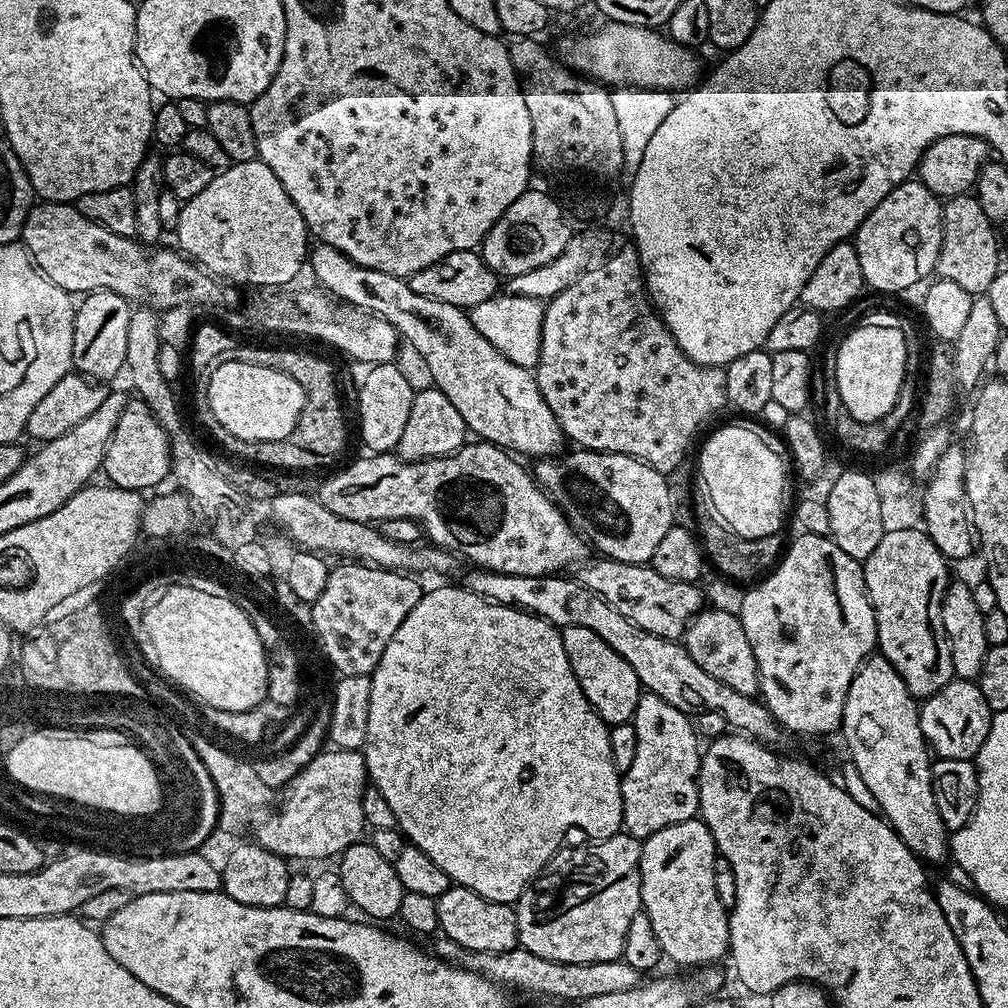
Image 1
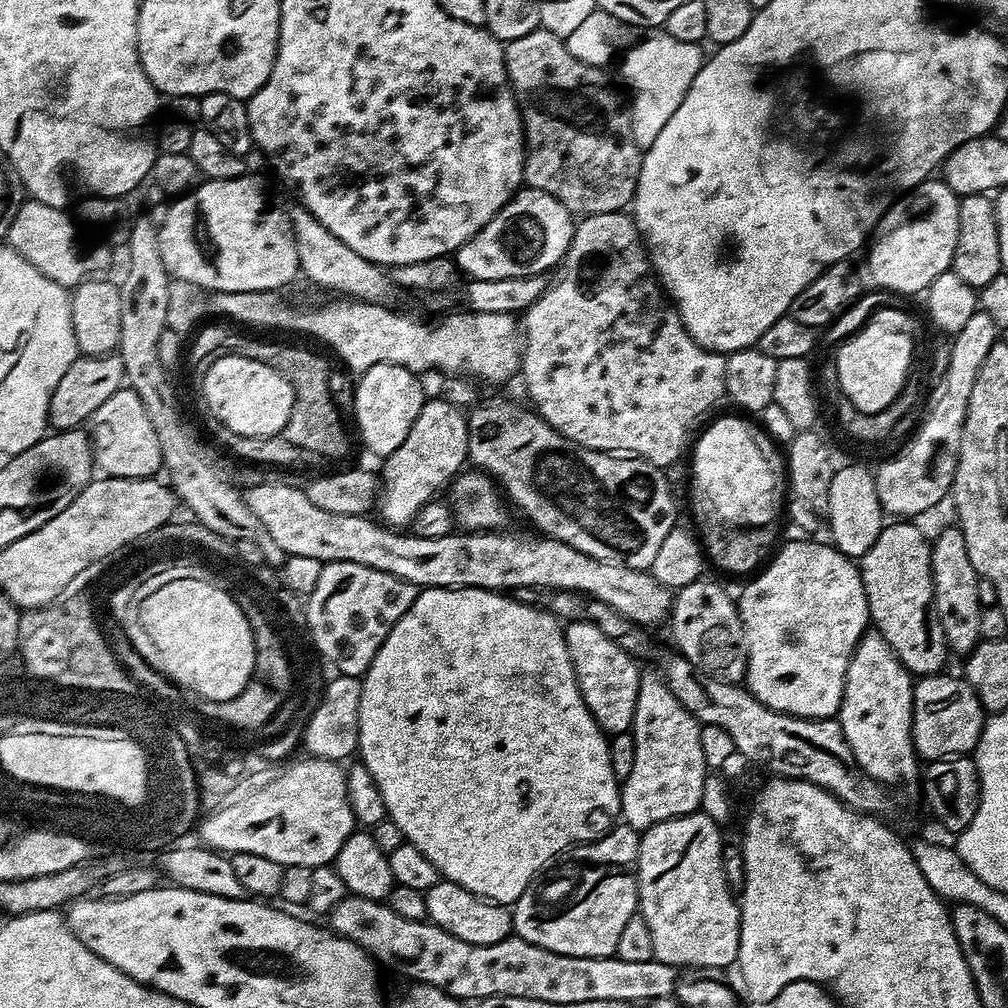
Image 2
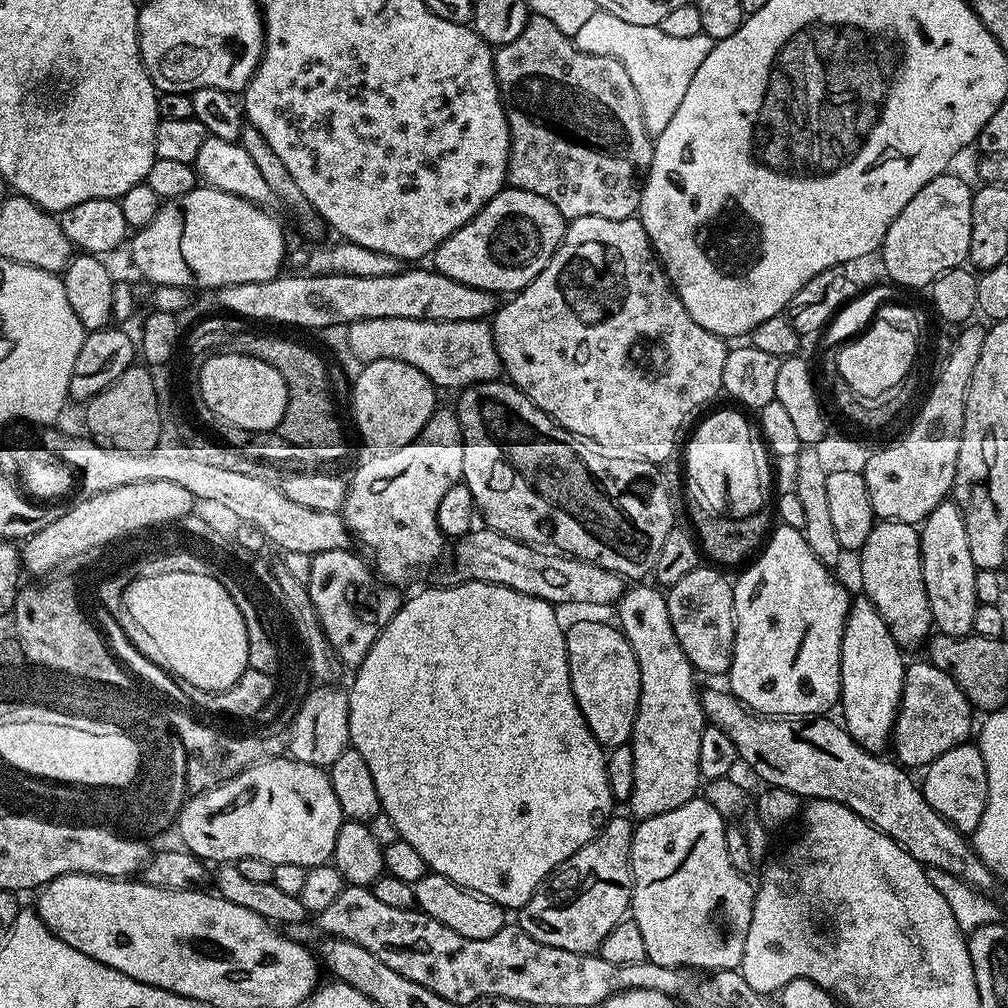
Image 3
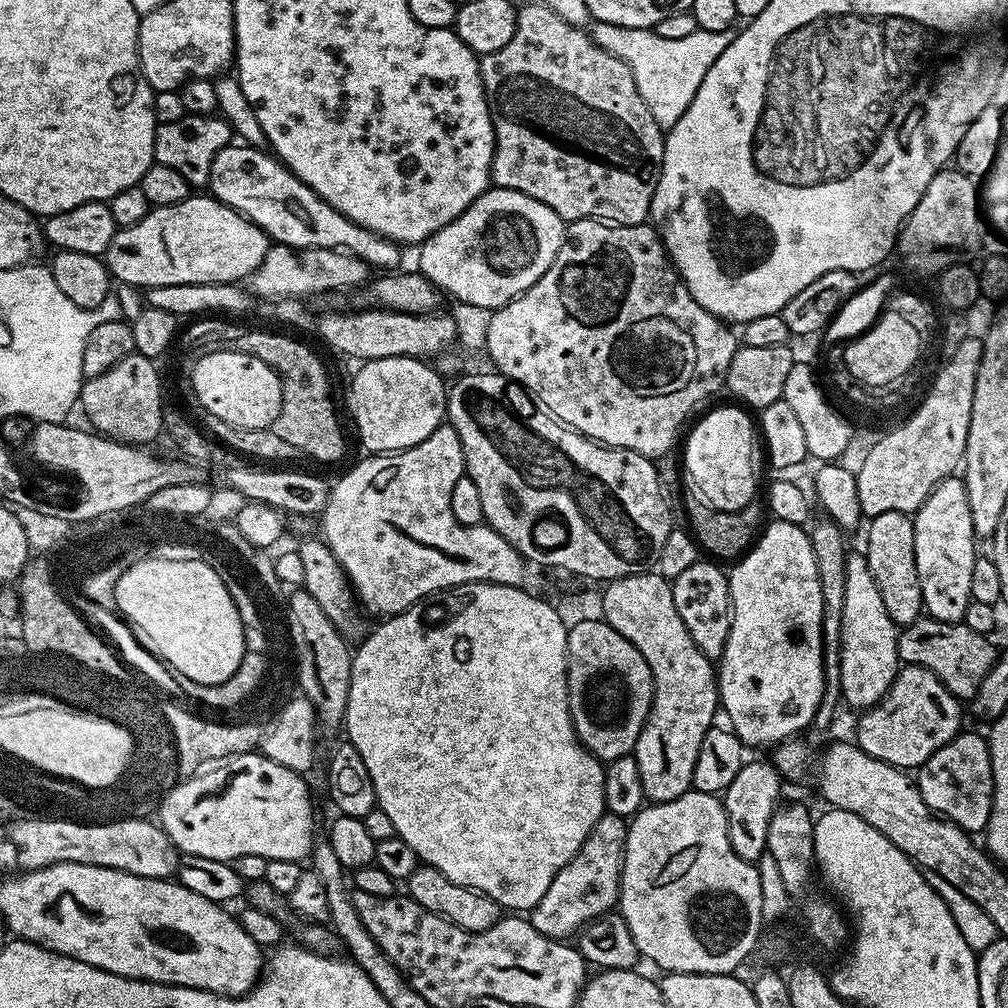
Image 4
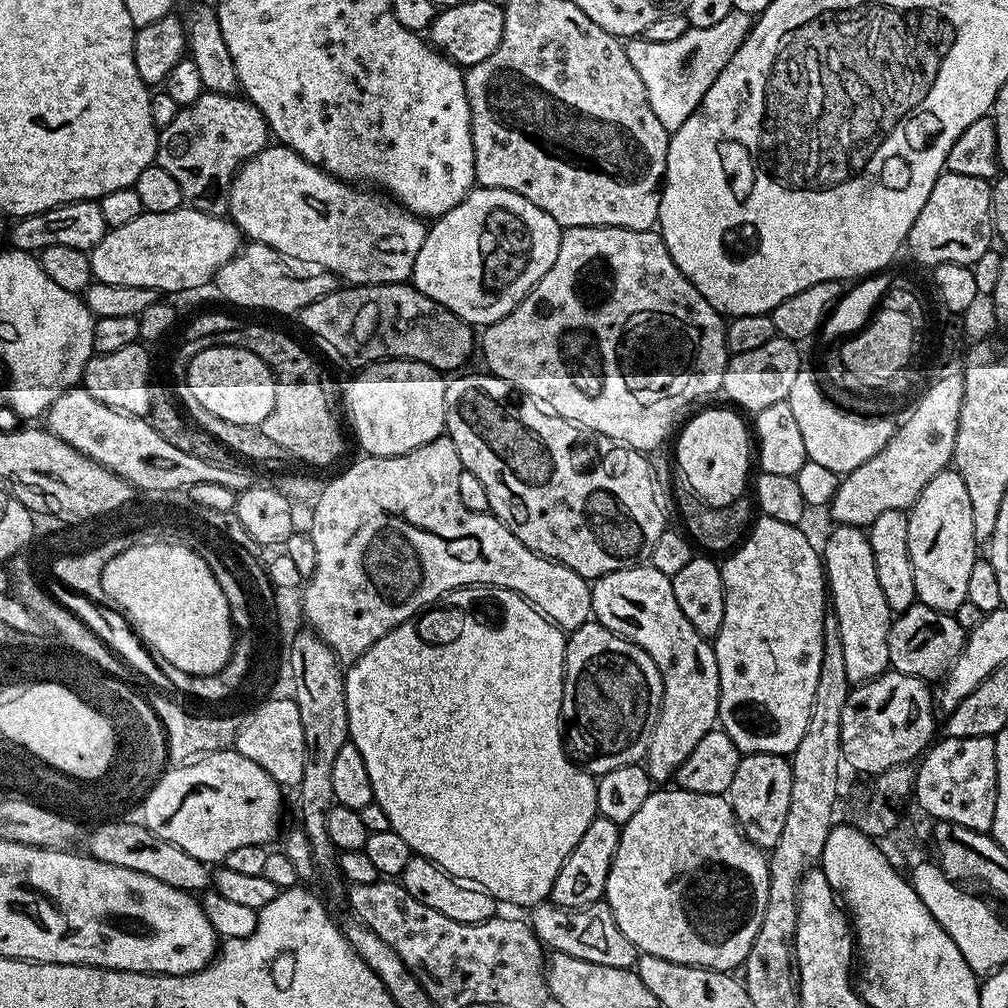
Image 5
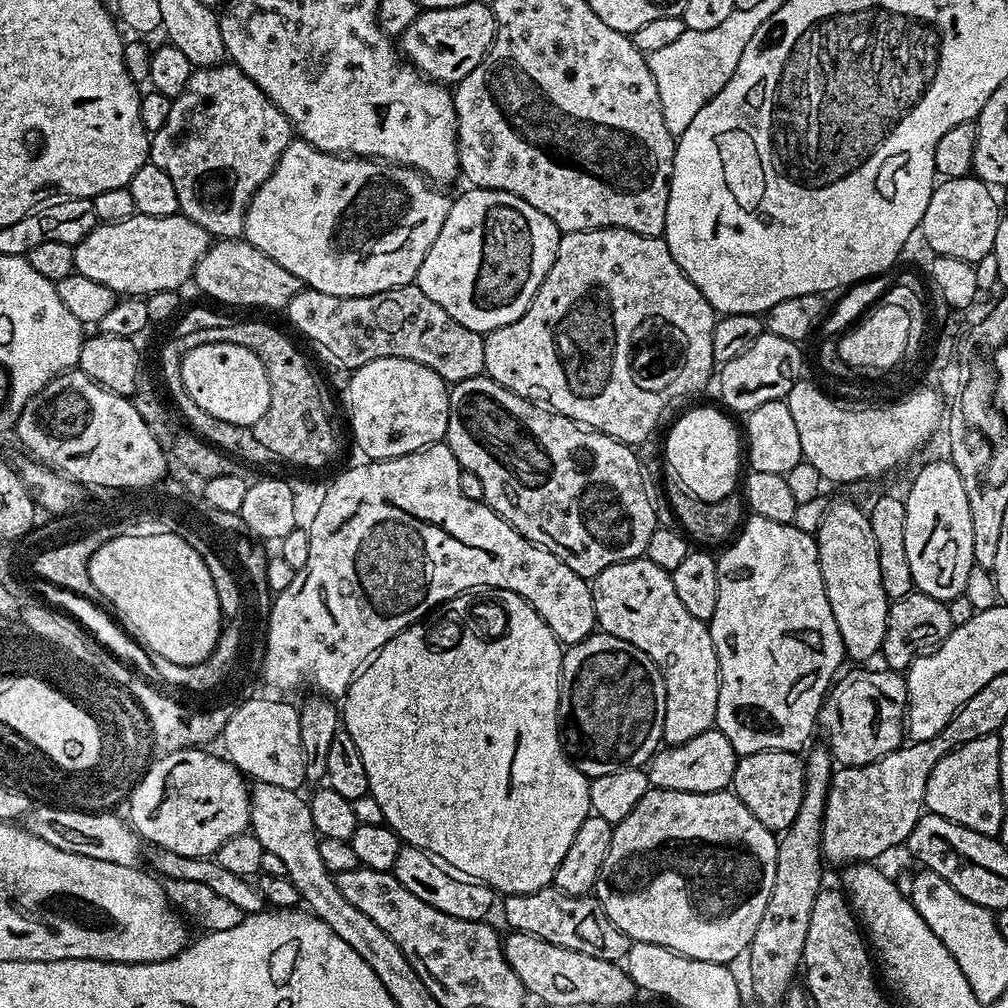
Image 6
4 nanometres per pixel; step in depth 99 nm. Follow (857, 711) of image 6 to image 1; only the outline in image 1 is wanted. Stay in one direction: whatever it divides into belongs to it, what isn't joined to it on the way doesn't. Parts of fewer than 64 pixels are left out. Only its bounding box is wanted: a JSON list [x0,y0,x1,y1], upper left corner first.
[919,678,994,761]

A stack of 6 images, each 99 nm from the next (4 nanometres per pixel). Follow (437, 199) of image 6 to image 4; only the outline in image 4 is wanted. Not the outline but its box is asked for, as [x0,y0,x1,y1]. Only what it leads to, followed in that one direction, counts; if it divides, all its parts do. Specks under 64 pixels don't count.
[207,142,401,270]

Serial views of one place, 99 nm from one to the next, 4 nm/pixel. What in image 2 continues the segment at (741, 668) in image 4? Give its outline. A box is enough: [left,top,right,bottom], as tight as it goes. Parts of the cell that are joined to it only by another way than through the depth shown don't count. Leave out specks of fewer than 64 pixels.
[738,539,870,720]

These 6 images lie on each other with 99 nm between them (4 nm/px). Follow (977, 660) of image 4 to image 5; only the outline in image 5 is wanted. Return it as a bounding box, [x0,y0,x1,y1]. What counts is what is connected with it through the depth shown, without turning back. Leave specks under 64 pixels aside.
[888,602,966,682]

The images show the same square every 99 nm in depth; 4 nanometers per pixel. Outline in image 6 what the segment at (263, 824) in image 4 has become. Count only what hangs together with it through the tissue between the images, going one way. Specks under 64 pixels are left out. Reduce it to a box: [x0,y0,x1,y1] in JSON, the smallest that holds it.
[126,747,249,857]

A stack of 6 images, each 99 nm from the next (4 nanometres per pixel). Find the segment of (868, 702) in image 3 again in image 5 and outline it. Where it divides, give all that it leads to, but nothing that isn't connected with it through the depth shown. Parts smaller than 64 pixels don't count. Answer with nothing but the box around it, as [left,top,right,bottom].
[822,527,894,685]

